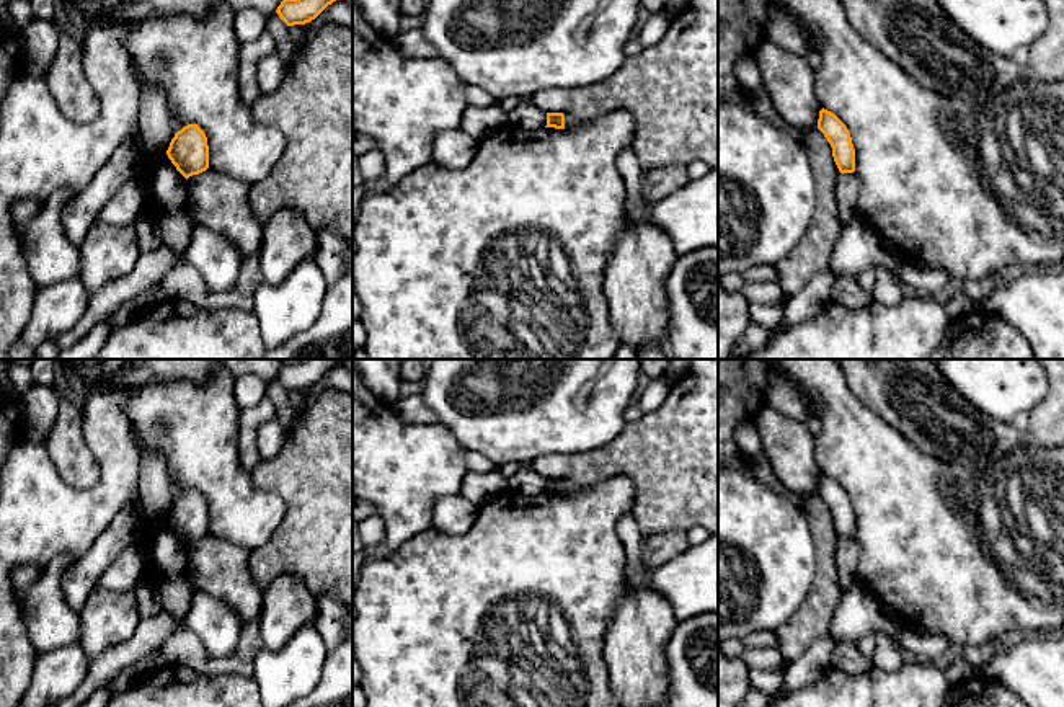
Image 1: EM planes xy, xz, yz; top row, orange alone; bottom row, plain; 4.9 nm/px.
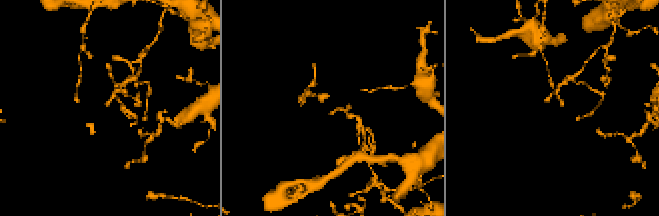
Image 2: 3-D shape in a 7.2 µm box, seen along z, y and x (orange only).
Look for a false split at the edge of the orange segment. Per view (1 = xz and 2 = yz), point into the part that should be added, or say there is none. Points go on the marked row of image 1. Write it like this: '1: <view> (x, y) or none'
1: none
2: none

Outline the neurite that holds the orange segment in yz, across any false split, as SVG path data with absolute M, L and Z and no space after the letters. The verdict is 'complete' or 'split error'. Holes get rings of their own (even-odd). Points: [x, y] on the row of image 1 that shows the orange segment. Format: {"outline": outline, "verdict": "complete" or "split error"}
{"outline": "M821 109L818 129L832 147L832 157L840 173L855 171L855 149L847 126L831 111Z", "verdict": "complete"}

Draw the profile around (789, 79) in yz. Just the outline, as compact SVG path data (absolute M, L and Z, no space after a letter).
M767 36L754 52L765 88L778 116L795 132L818 127L819 111L814 91L816 72L805 56L775 46Z

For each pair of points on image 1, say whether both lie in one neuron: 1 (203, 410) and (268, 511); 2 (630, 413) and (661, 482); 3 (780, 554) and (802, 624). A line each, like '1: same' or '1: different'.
1: same
2: different
3: different

